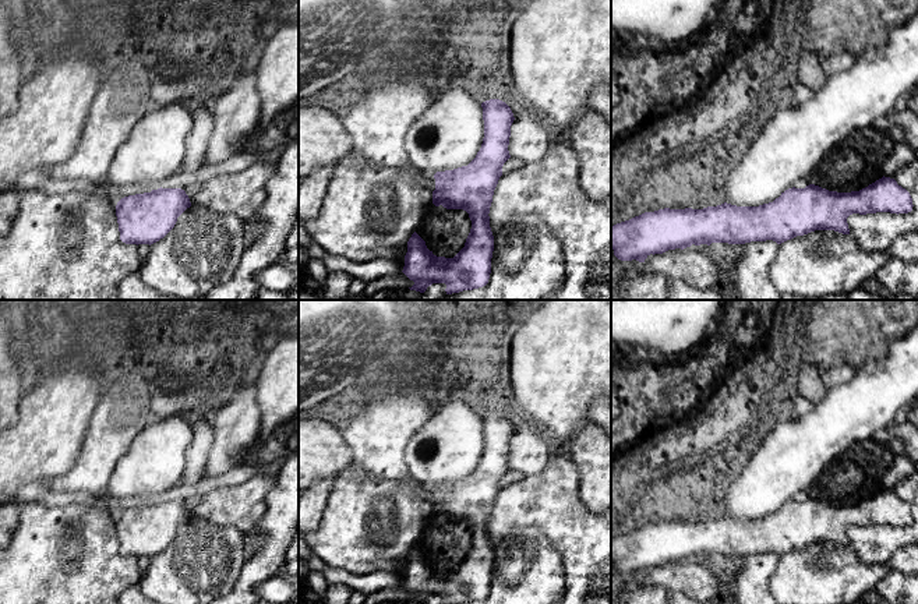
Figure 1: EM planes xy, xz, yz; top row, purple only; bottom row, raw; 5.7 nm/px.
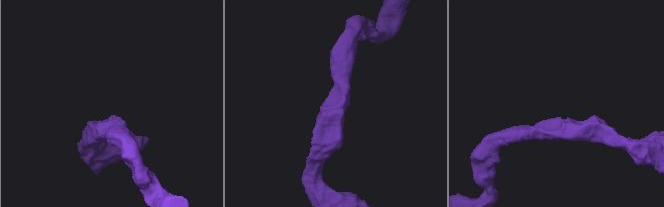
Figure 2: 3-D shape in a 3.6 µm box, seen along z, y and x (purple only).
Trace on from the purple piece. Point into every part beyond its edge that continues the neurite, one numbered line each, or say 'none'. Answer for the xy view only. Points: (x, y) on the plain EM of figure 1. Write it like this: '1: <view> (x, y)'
none

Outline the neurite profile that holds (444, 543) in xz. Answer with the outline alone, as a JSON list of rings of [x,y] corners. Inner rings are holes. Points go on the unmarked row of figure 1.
[[[431,515],[416,545],[434,568],[453,571],[465,559],[470,541],[472,533],[466,523],[446,522]]]

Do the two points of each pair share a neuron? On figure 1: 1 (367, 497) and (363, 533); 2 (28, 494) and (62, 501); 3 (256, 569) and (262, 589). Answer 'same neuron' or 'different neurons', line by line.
1: same neuron
2: same neuron
3: different neurons

